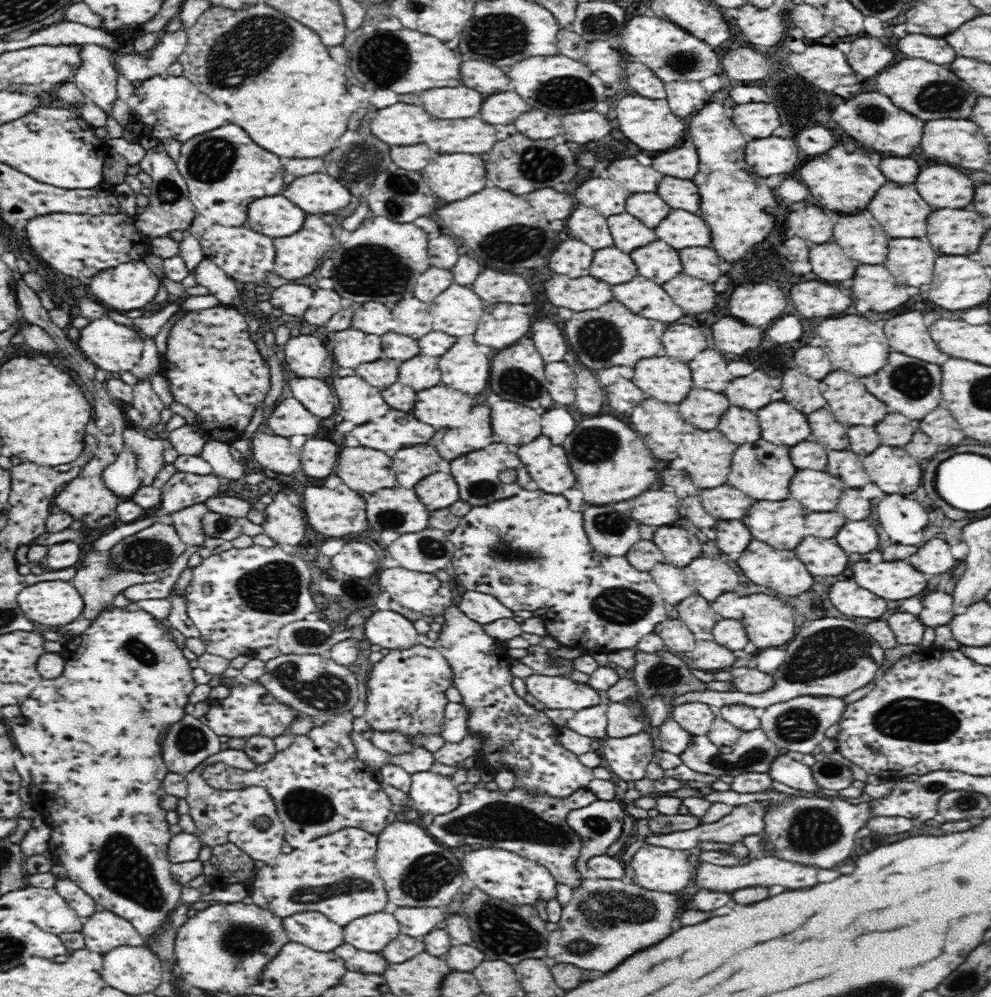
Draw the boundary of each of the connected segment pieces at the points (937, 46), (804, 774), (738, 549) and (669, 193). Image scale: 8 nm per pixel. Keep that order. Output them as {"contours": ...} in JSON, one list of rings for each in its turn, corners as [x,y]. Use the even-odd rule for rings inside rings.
{"contours":[[[[908,34],[898,40],[898,50],[906,58],[923,58],[928,62],[947,66],[957,54],[944,37]]],[[[784,754],[772,762],[767,773],[772,779],[798,791],[813,793],[823,790],[816,782],[811,766],[796,762]]],[[[718,519],[715,528],[718,546],[726,554],[726,558],[737,557],[746,550],[746,546],[753,539],[752,533],[742,519],[733,521]]],[[[664,177],[656,193],[662,196],[664,202],[672,208],[698,212],[698,187],[694,186],[690,180]]]]}

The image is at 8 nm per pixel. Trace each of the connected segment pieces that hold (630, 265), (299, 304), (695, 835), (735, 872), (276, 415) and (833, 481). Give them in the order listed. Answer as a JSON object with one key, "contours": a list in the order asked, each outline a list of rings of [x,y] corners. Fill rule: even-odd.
{"contours":[[[[604,248],[594,252],[590,274],[598,280],[604,280],[612,286],[630,282],[638,274],[631,256],[620,252],[618,248]]],[[[291,282],[274,287],[274,290],[268,293],[270,295],[268,301],[275,308],[277,314],[284,313],[288,316],[301,317],[311,303],[312,292],[312,289],[302,283]]],[[[754,801],[745,805],[734,807],[728,816],[724,816],[718,822],[711,824],[701,824],[692,830],[680,830],[670,834],[658,834],[650,832],[643,839],[643,845],[662,846],[667,849],[687,852],[690,848],[696,848],[700,843],[724,843],[726,845],[735,845],[742,842],[746,836],[758,835],[763,836],[764,825],[764,805]]],[[[774,855],[751,860],[745,865],[731,867],[702,862],[694,870],[698,887],[730,893],[740,888],[746,888],[746,886],[776,886],[776,884],[792,888],[792,890],[796,890],[796,888],[808,888],[808,886],[818,884],[816,872],[818,872],[818,868],[815,866],[800,864],[799,862],[778,858]]],[[[285,398],[276,403],[266,422],[274,435],[284,438],[294,434],[312,436],[320,426],[320,420],[314,418],[314,414],[310,414],[296,398]]],[[[800,469],[789,486],[789,497],[800,501],[807,512],[834,511],[846,485],[828,472]]]]}

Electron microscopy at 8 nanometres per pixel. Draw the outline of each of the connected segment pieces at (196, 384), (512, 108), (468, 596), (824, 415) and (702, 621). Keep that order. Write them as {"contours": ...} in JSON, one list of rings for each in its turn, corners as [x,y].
{"contours":[[[[219,304],[208,309],[199,309],[186,312],[184,316],[179,318],[171,326],[168,334],[168,350],[162,356],[162,372],[169,382],[169,387],[171,388],[175,401],[180,402],[180,404],[185,404],[188,408],[191,408],[194,412],[196,412],[196,414],[198,414],[198,416],[200,416],[201,424],[199,424],[197,429],[207,440],[214,439],[215,441],[227,443],[229,445],[233,441],[237,441],[241,438],[244,428],[248,426],[248,422],[250,422],[250,418],[252,418],[252,414],[254,414],[254,408],[256,408],[258,404],[262,403],[264,398],[266,398],[266,394],[268,394],[268,390],[270,390],[269,365],[262,359],[262,356],[260,356],[259,351],[255,346],[255,342],[253,342],[250,338],[250,334],[248,333],[248,325],[246,325],[246,317],[244,317],[244,315],[233,305]]],[[[504,92],[488,96],[482,104],[480,114],[488,124],[512,124],[526,110],[526,102],[516,92]]],[[[465,591],[457,606],[468,618],[482,625],[514,616],[512,609],[506,608],[494,595],[483,592]]],[[[824,406],[816,412],[807,414],[807,418],[810,428],[812,428],[812,438],[816,442],[824,444],[830,450],[846,450],[848,448],[847,426],[834,418],[834,414],[828,410],[828,407]]],[[[693,593],[675,605],[679,618],[694,634],[710,634],[712,628],[722,616],[712,607],[700,593]]]]}

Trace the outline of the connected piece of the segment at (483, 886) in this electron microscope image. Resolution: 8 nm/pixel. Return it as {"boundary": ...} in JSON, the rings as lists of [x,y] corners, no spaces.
{"boundary":[[[492,847],[471,850],[462,856],[461,863],[464,872],[475,886],[494,898],[514,904],[533,905],[536,900],[548,901],[556,896],[556,879],[545,866],[509,850]]]}

